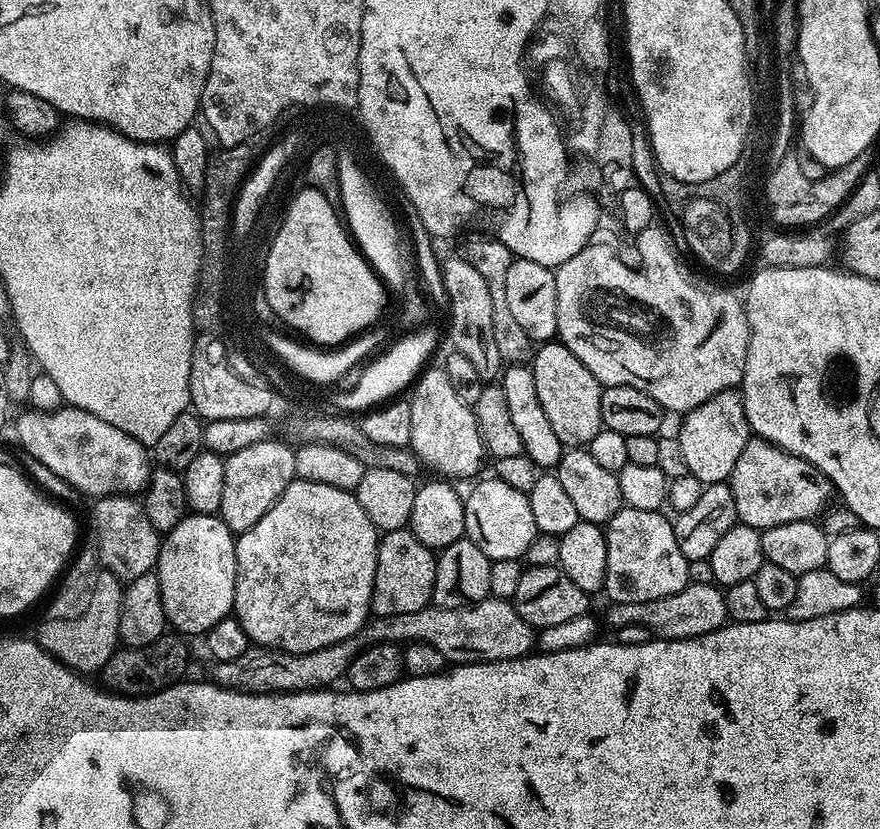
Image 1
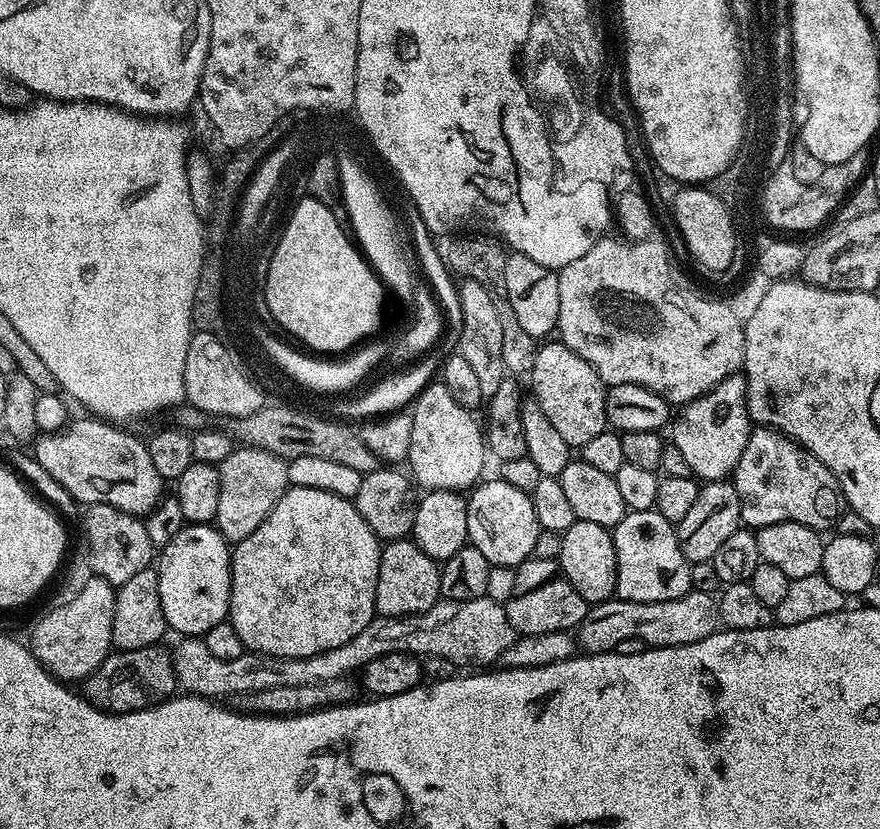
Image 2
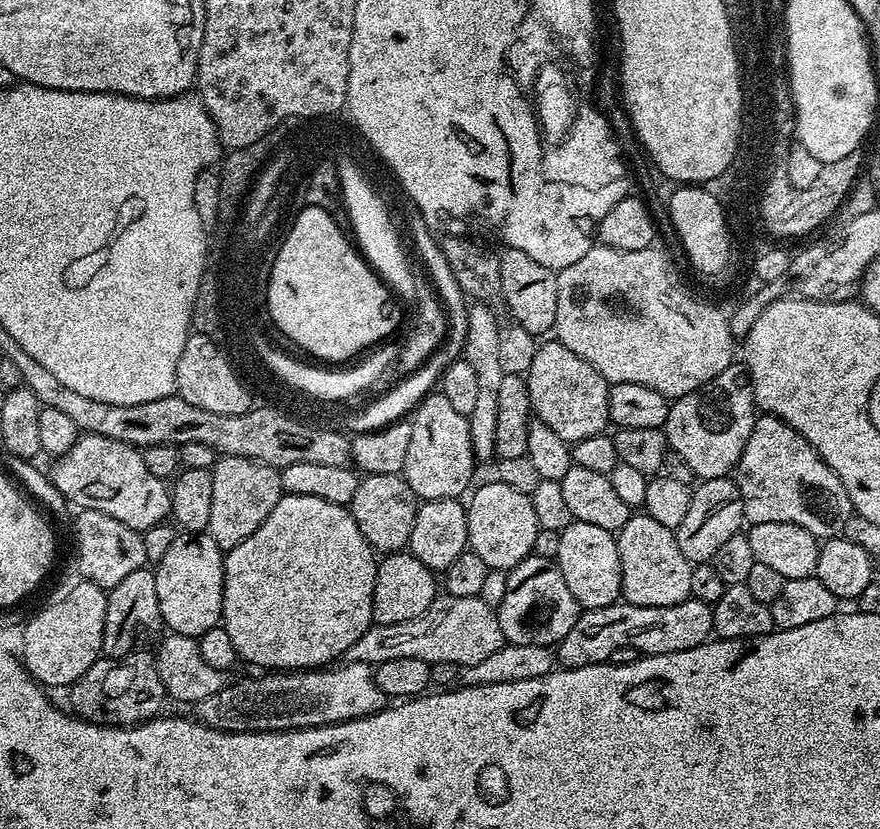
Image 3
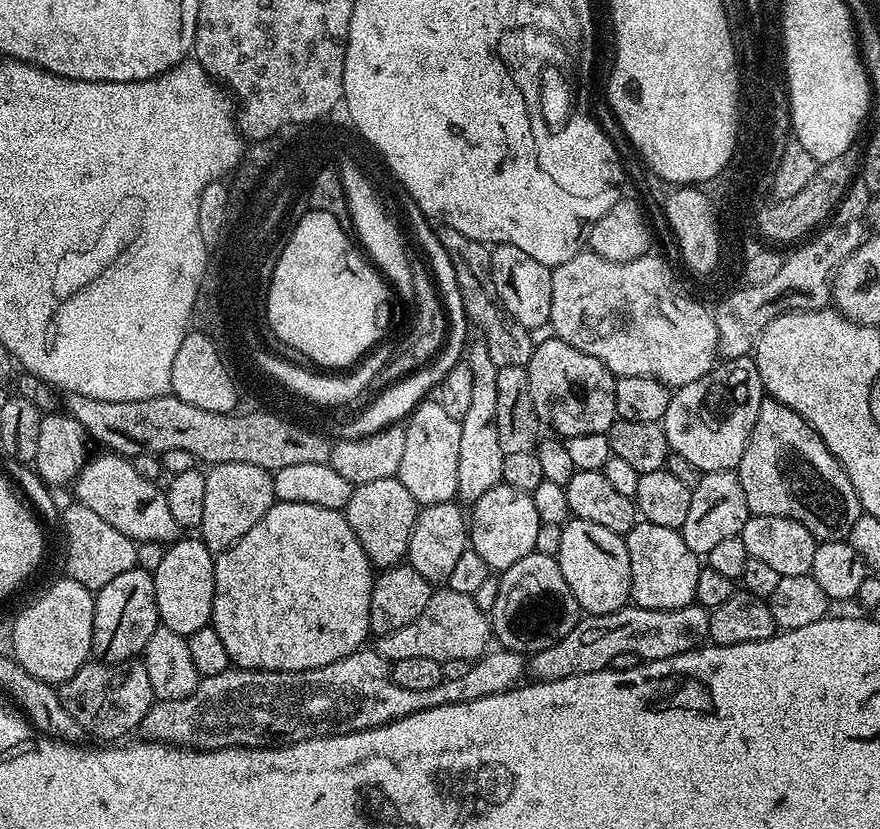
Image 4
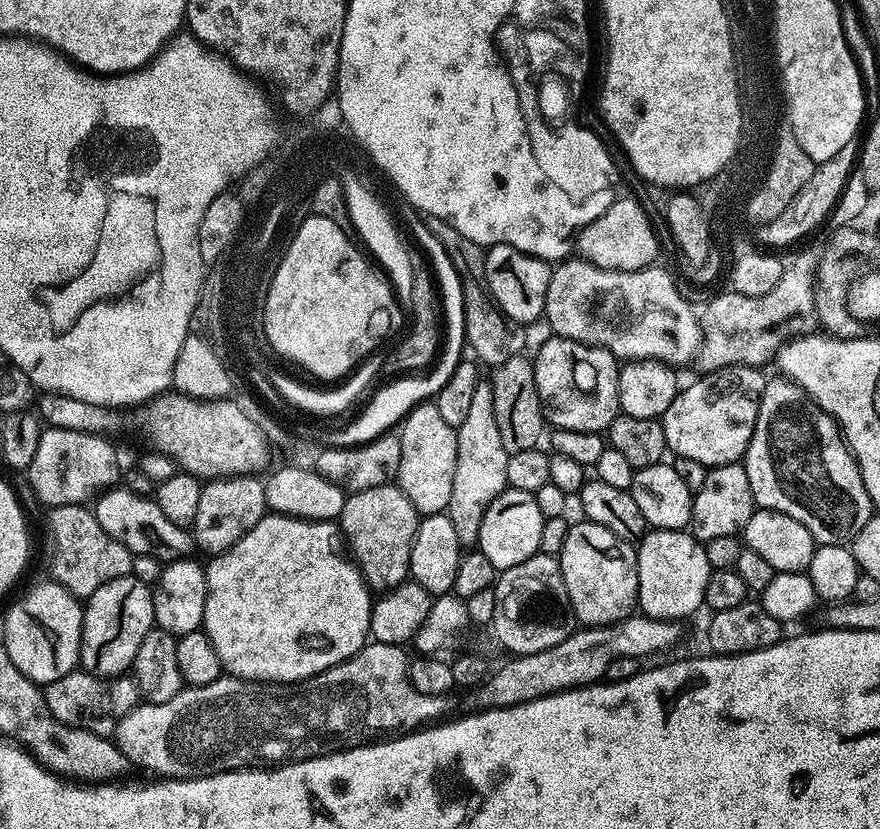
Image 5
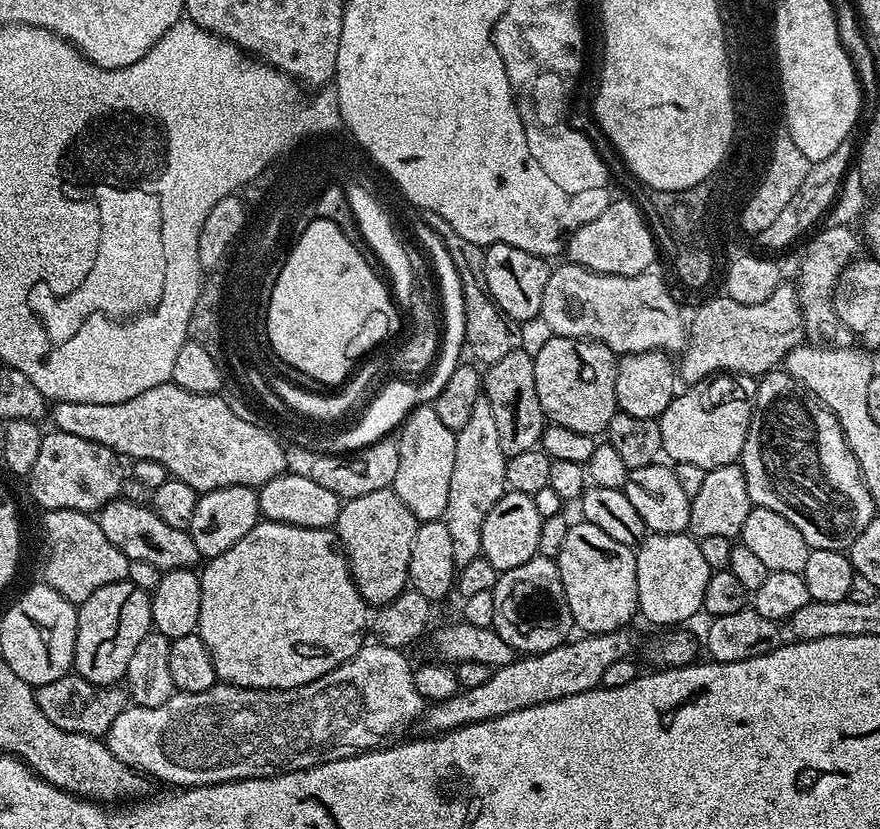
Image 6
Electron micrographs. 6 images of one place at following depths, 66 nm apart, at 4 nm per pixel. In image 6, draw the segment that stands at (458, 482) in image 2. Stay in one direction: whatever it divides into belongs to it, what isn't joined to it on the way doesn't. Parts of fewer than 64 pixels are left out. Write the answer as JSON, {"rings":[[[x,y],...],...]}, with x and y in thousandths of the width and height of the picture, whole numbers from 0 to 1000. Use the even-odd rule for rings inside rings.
{"rings":[[[474,490],[464,498],[452,521],[452,572],[444,590],[473,622],[474,628],[501,626],[507,615],[507,596],[511,596],[511,572],[516,568],[518,522],[498,504],[494,491]]]}

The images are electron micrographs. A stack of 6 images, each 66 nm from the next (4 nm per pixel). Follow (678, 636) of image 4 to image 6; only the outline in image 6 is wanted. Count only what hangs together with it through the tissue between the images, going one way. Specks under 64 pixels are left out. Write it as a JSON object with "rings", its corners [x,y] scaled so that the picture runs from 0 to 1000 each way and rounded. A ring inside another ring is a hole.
{"rings":[[[706,760],[664,765],[658,768],[660,772],[647,771],[630,784],[592,790],[584,799],[563,807],[559,815],[548,823],[548,828],[526,831],[501,849],[491,849],[480,864],[482,878],[486,882],[483,884],[515,883],[517,878],[528,878],[532,873],[570,866],[570,861],[584,861],[602,852],[648,842],[652,837],[668,835],[672,830],[681,830],[684,812],[697,799],[702,799],[702,794],[708,791],[719,790],[716,764],[717,761]]]}

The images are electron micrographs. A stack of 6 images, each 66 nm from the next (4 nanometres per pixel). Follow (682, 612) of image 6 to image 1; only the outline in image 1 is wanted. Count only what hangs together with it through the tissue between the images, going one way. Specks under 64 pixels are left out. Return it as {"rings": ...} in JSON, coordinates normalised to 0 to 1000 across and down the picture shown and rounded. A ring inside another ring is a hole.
{"rings":[[[713,610],[706,613],[689,633],[689,697],[685,713],[691,714],[695,729],[728,729],[743,726],[748,721],[757,721],[761,717],[770,717],[784,702],[782,698],[782,678],[770,663],[768,638],[763,626],[753,622],[753,616],[725,615]]]}

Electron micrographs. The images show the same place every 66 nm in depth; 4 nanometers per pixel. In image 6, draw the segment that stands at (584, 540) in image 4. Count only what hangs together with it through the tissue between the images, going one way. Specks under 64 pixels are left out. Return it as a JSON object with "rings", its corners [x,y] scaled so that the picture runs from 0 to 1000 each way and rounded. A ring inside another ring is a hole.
{"rings":[[[667,630],[658,631],[651,631],[647,636],[643,654],[639,654],[639,663],[630,673],[636,685],[651,754],[664,765],[713,759],[718,742],[722,744],[727,732],[723,666],[707,659],[707,654],[698,654],[698,649],[680,639],[680,634]]]}

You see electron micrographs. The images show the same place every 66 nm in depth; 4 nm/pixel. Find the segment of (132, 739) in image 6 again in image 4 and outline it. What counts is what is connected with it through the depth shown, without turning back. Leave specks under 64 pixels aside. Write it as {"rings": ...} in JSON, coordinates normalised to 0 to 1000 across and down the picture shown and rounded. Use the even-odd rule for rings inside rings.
{"rings":[[[565,780],[551,786],[544,796],[533,800],[530,814],[525,818],[506,819],[493,832],[457,832],[457,828],[448,823],[442,797],[435,796],[426,784],[414,785],[399,786],[384,799],[375,799],[375,803],[342,811],[293,811],[284,806],[260,803],[252,813],[231,817],[220,837],[211,842],[174,848],[166,866],[161,866],[158,882],[164,883],[165,894],[181,895],[210,905],[243,907],[249,902],[307,902],[338,897],[363,888],[388,888],[420,881],[480,856],[520,847],[539,847],[557,837],[577,835],[588,829],[598,815],[597,788]]]}

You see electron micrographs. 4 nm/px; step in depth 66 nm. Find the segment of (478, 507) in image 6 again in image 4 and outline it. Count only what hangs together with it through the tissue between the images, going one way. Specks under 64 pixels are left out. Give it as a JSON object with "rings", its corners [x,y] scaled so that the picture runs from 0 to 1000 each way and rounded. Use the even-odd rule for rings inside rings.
{"rings":[[[549,413],[533,419],[530,425],[530,438],[539,450],[536,484],[530,495],[530,504],[523,507],[525,519],[524,537],[520,538],[520,591],[524,604],[539,606],[561,586],[570,581],[570,557],[573,544],[566,533],[566,451],[568,445],[557,437],[557,422]]]}

